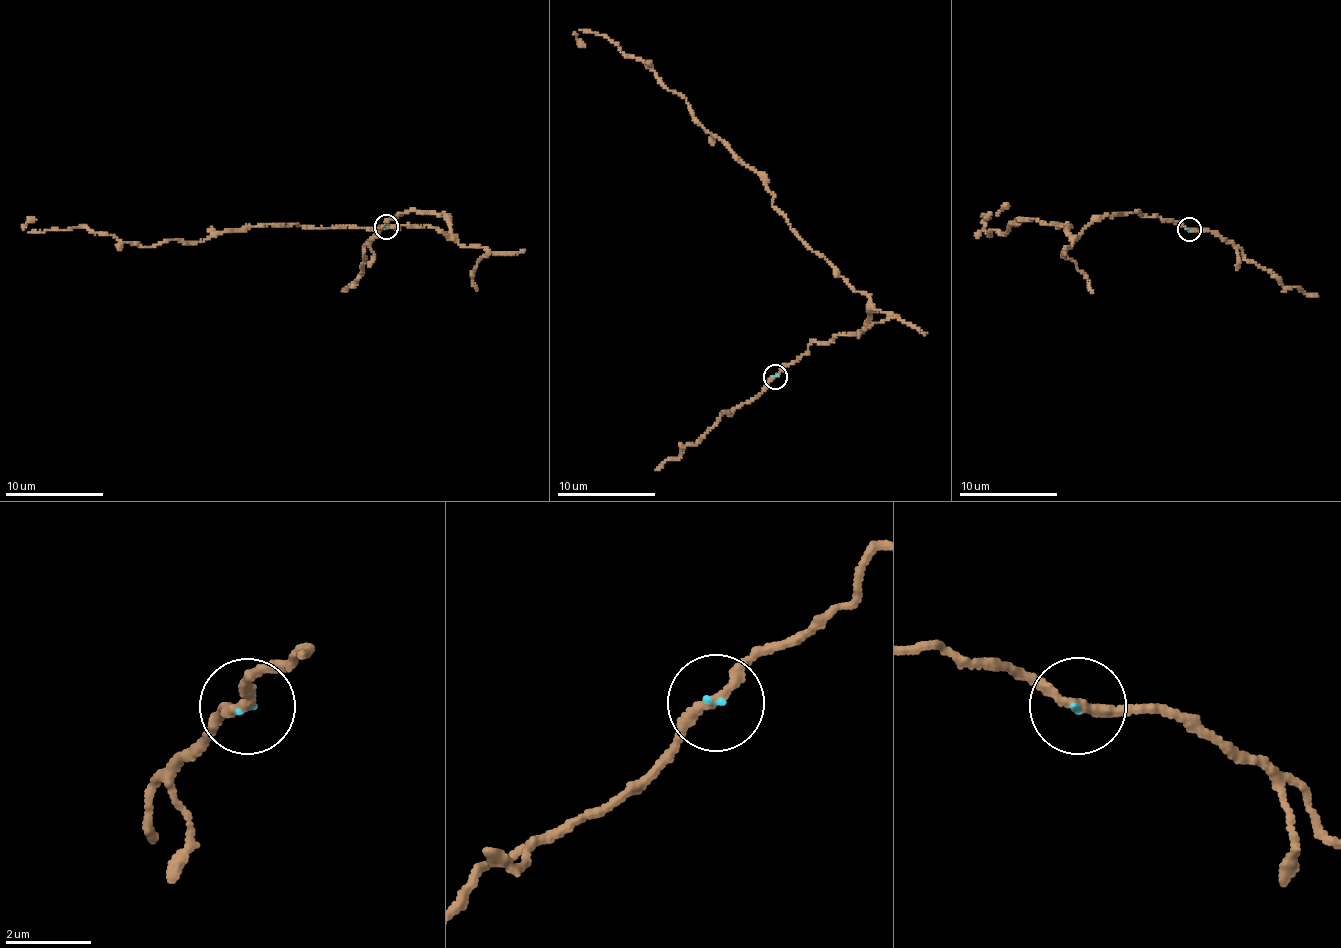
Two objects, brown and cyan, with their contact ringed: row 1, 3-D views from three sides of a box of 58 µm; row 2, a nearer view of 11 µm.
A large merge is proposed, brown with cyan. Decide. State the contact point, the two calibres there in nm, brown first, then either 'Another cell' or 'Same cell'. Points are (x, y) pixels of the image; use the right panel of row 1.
Place: (1189, 229). Thickness 200 nm (brown) against 60 nm. Same cell

